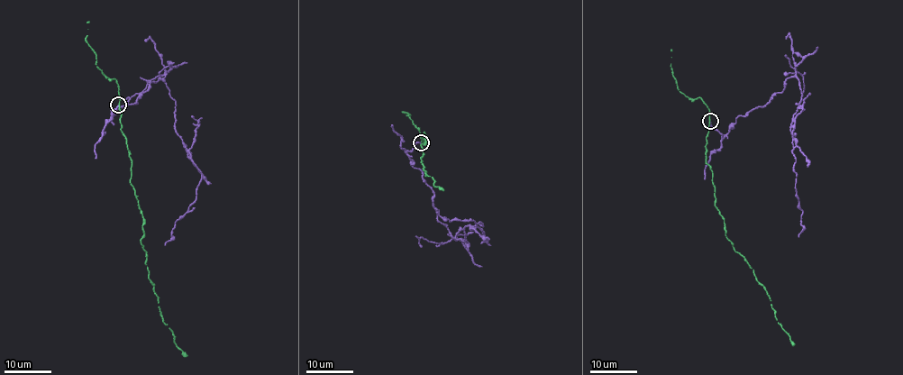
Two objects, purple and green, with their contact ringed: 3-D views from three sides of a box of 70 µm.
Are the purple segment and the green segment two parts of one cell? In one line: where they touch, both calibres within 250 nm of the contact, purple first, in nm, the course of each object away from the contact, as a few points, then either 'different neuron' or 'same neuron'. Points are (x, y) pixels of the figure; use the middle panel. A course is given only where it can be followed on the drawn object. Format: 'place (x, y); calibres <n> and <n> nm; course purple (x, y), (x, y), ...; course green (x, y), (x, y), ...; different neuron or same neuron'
place (421, 142); calibres 170 and 140 nm; course purple (421, 142), (407, 155), (432, 189), (437, 219), (466, 242), (465, 225), (483, 226), (437, 212); course green (422, 142), (424, 132), (427, 140), (420, 146), (423, 169), (434, 180), (434, 186), (443, 189); different neuron

